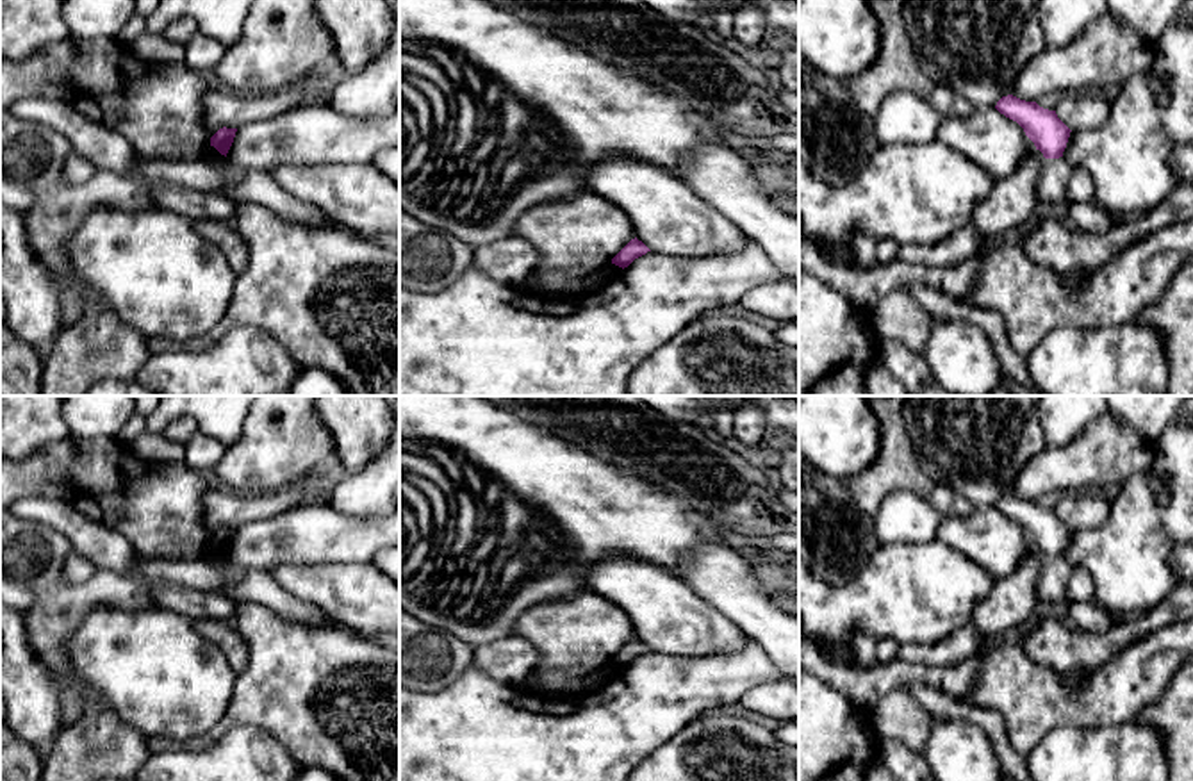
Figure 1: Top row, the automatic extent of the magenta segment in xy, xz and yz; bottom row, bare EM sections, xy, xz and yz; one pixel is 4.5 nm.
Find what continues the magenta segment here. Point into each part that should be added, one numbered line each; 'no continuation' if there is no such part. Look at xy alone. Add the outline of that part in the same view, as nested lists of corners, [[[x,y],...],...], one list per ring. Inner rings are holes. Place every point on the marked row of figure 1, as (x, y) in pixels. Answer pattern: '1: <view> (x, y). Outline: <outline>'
no continuation

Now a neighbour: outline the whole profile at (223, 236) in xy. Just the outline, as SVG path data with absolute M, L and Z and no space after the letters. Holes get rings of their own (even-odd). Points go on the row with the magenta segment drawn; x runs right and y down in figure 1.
M196 219L193 225L207 243L214 244L226 257L235 275L248 267L250 248L235 225L218 219Z

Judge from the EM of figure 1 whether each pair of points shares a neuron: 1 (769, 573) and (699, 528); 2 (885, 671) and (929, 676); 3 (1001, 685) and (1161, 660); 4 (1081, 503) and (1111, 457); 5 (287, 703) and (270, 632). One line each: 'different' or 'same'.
1: same
2: same
3: same
4: different
5: same

